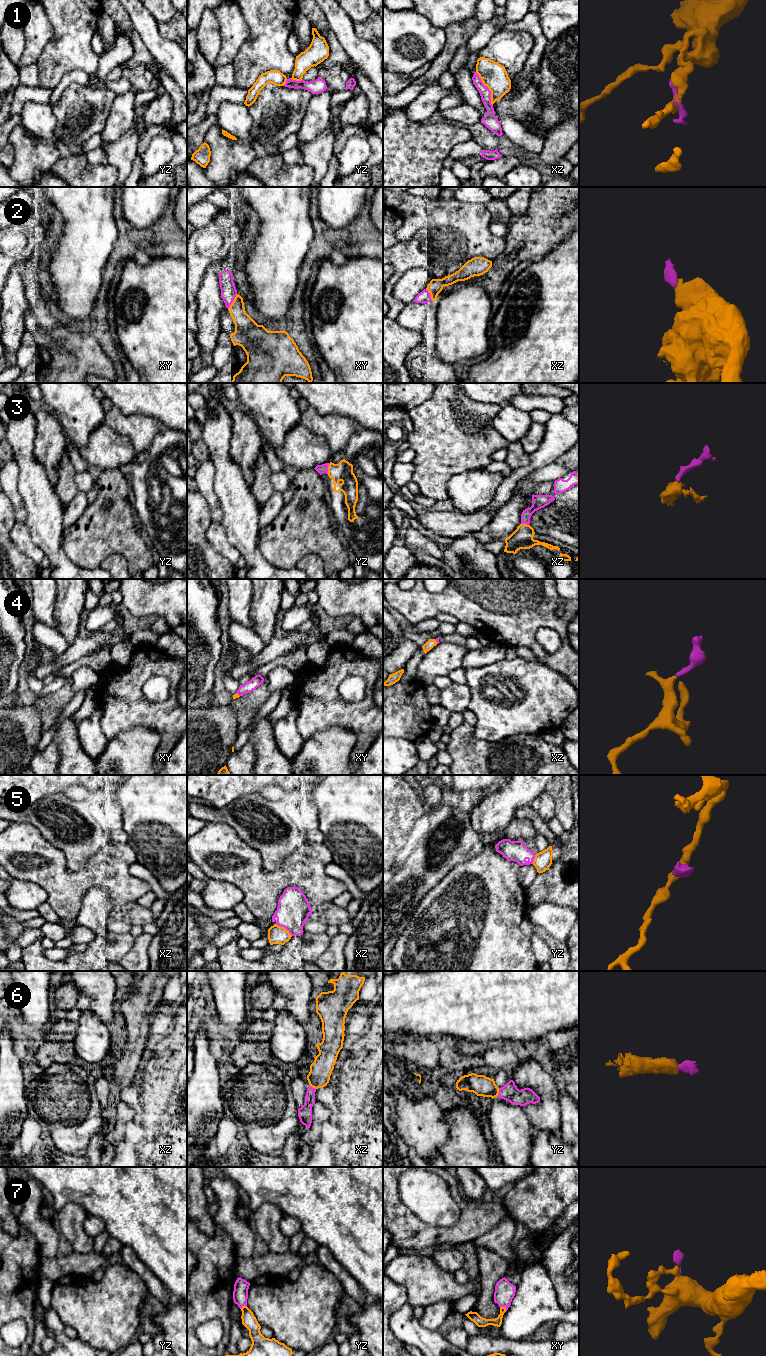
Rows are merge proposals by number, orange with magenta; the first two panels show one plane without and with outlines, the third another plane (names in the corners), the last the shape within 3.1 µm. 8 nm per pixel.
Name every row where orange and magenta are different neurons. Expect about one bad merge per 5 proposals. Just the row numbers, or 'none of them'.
1, 5

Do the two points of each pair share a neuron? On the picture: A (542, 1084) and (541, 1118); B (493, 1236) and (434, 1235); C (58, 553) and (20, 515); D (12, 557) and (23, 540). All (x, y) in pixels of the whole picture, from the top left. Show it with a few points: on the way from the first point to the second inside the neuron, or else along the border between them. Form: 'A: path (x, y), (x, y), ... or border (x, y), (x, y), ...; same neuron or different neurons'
A: path (544, 1092), (544, 1110); same neuron
B: border (498, 1222), (472, 1241); different neurons
C: border (21, 498), (26, 511), (25, 523); different neurons
D: border (13, 525), (11, 530), (12, 542), (35, 563); different neurons

